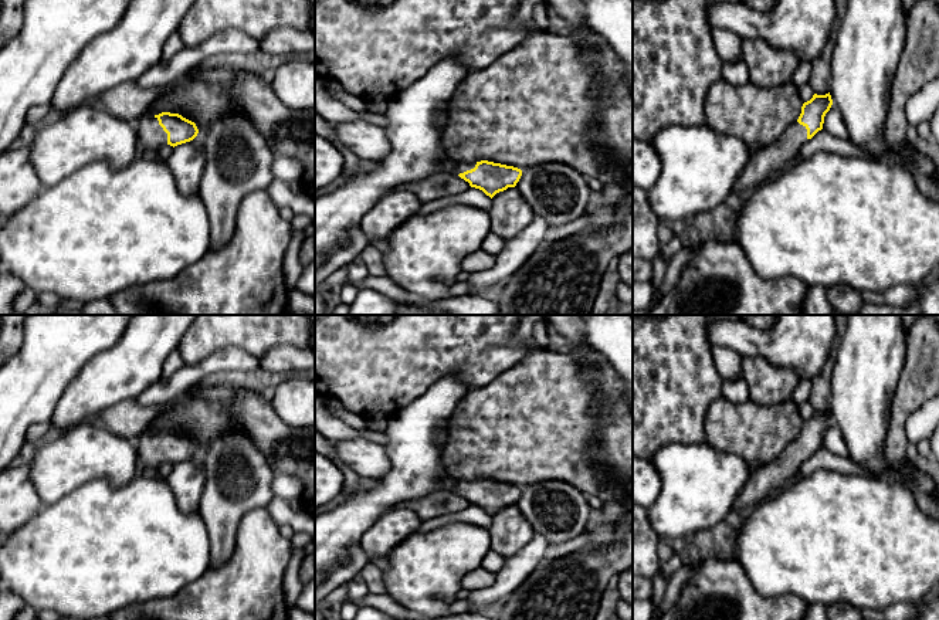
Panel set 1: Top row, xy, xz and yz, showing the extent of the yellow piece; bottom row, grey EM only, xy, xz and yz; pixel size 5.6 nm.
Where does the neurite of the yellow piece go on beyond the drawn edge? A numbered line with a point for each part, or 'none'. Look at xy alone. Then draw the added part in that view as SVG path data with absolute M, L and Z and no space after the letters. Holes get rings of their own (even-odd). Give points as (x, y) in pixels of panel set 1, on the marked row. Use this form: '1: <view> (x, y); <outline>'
1: xy (151, 136); M142 116L135 123L138 145L143 155L156 155L160 146L167 145L167 133L155 116Z

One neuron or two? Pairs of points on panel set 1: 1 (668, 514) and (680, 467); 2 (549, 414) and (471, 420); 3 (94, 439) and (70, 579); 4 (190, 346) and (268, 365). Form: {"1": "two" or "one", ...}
{"1": "one", "2": "one", "3": "two", "4": "two"}

